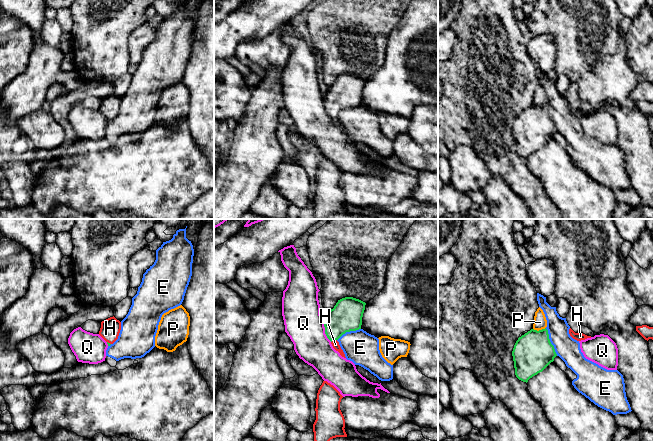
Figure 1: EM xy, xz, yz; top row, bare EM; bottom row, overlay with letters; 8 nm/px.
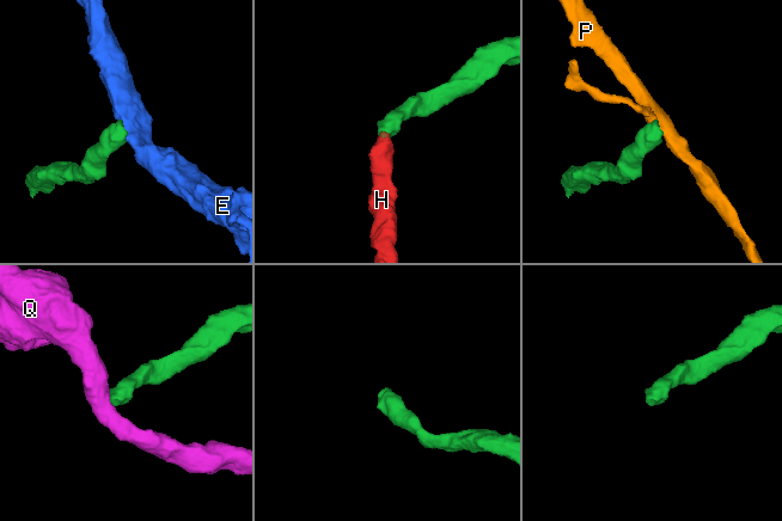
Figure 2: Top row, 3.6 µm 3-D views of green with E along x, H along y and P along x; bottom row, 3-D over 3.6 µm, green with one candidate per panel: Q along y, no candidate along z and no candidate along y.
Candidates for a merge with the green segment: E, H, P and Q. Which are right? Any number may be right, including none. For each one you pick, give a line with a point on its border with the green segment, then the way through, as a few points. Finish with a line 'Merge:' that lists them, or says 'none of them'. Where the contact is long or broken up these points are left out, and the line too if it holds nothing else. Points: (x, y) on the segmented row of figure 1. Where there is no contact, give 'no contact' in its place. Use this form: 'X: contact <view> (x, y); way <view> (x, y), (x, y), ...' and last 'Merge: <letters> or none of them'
H: contact xz (333, 340); way xz (346, 316), (334, 328), (333, 340), (335, 344)
Merge: H

